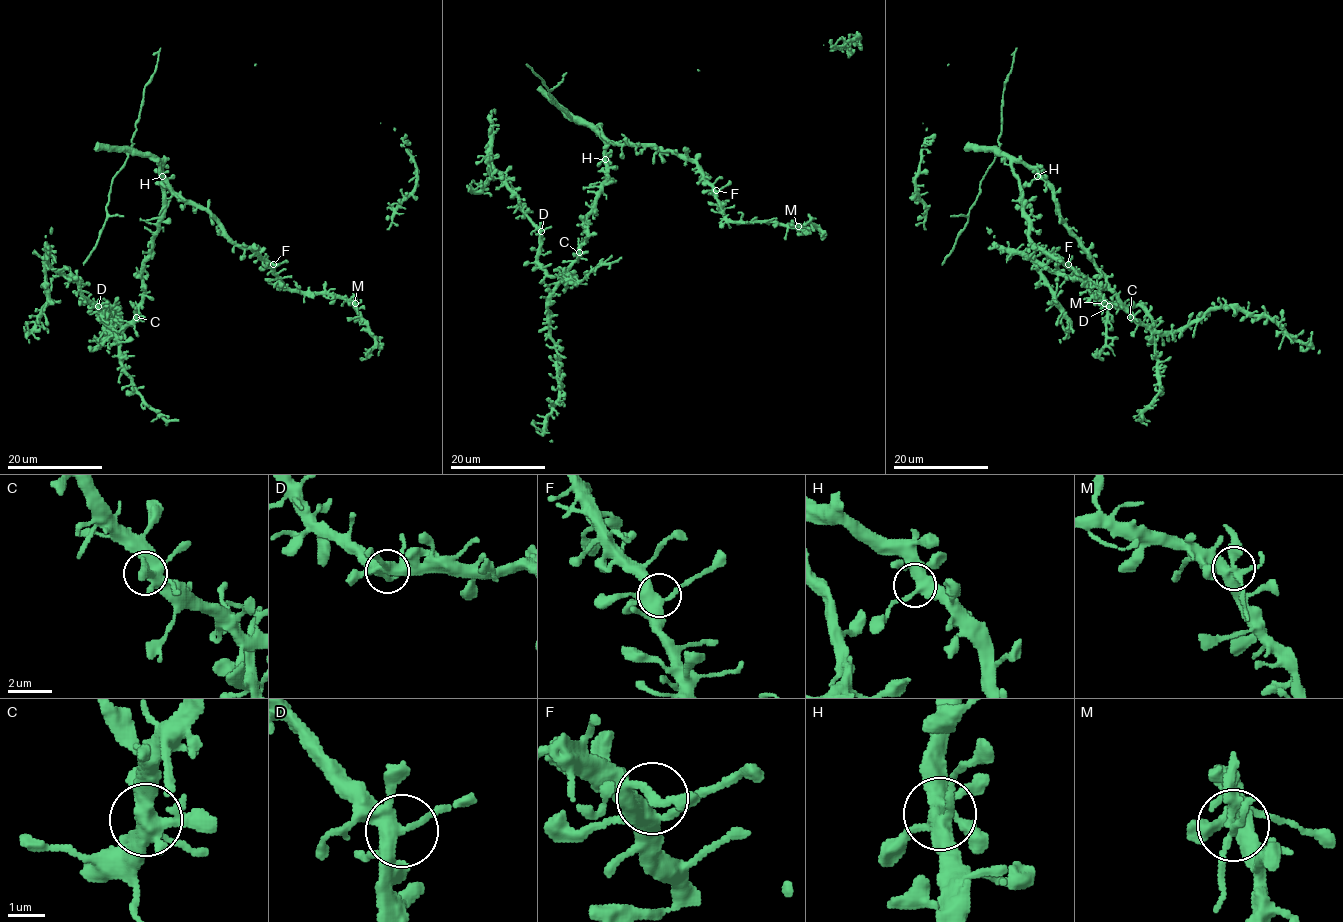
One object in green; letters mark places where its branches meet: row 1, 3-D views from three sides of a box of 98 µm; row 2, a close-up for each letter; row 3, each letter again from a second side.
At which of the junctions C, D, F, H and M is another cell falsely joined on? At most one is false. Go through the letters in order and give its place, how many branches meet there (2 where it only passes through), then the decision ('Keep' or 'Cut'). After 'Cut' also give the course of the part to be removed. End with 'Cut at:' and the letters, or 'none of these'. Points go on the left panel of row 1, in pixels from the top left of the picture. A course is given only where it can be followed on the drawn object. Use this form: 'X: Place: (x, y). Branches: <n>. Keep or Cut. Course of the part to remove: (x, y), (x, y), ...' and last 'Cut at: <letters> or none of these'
C: Place: (136, 317). Branches: 5. Keep
D: Place: (98, 306). Branches: 5. Keep
F: Place: (273, 264). Branches: 5. Keep
H: Place: (162, 176). Branches: 5. Keep
M: Place: (355, 303). Branches: 5. Cut
Cut at: M

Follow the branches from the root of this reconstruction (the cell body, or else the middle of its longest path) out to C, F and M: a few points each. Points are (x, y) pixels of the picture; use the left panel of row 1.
C: (162, 175), (159, 231), (143, 270), (144, 297), (136, 317)
F: (162, 175), (159, 162), (159, 173), (174, 191), (201, 206), (234, 242), (249, 246), (273, 264)
M: (162, 175), (159, 162), (165, 183), (201, 206), (234, 242), (249, 246), (284, 287), (335, 293), (354, 303)

